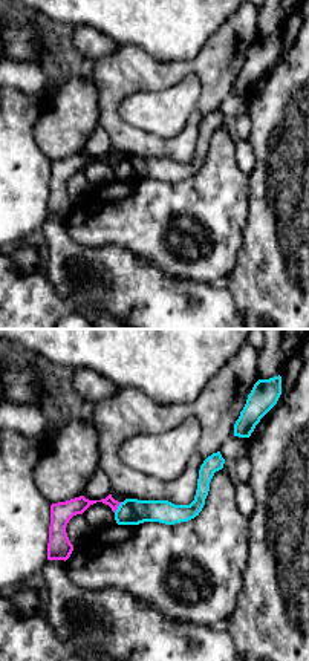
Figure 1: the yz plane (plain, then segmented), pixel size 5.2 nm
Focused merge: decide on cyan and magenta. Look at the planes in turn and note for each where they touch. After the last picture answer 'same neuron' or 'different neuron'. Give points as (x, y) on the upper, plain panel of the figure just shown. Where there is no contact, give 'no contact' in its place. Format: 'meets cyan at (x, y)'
meets cyan at (118, 164)

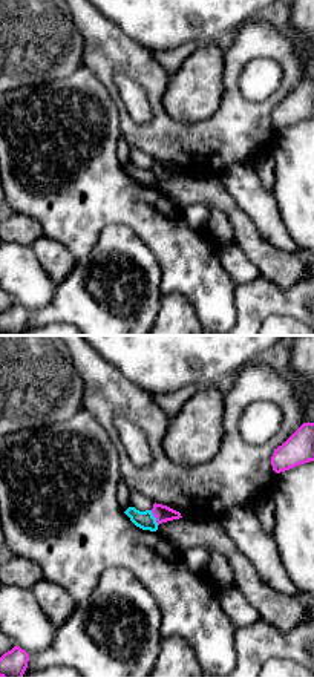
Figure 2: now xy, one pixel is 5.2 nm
meets cyan at (155, 175)

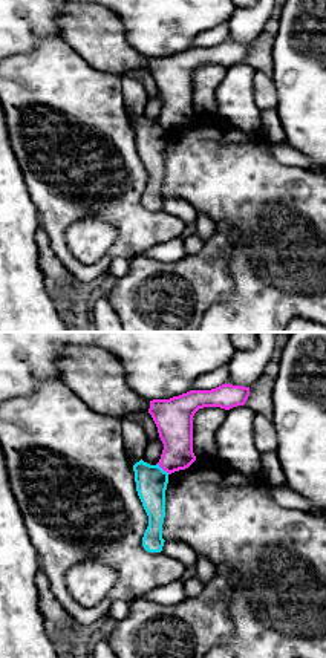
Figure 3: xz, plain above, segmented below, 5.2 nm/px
meets cyan at (161, 126)

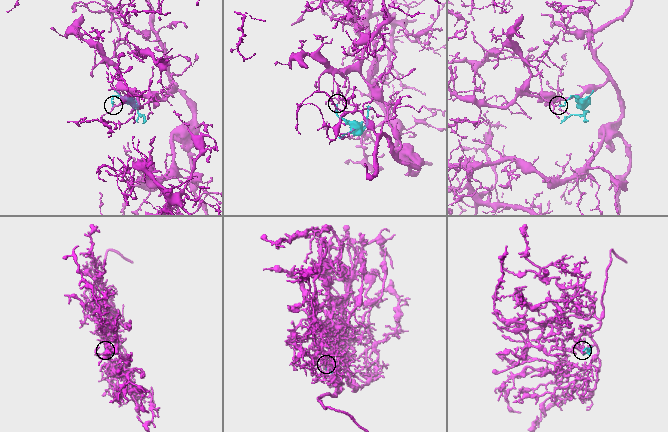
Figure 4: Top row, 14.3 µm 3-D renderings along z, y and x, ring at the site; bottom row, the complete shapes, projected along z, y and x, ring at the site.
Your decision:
different neuron

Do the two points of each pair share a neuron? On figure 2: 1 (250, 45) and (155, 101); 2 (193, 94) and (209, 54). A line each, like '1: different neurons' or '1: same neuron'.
1: same neuron
2: same neuron

